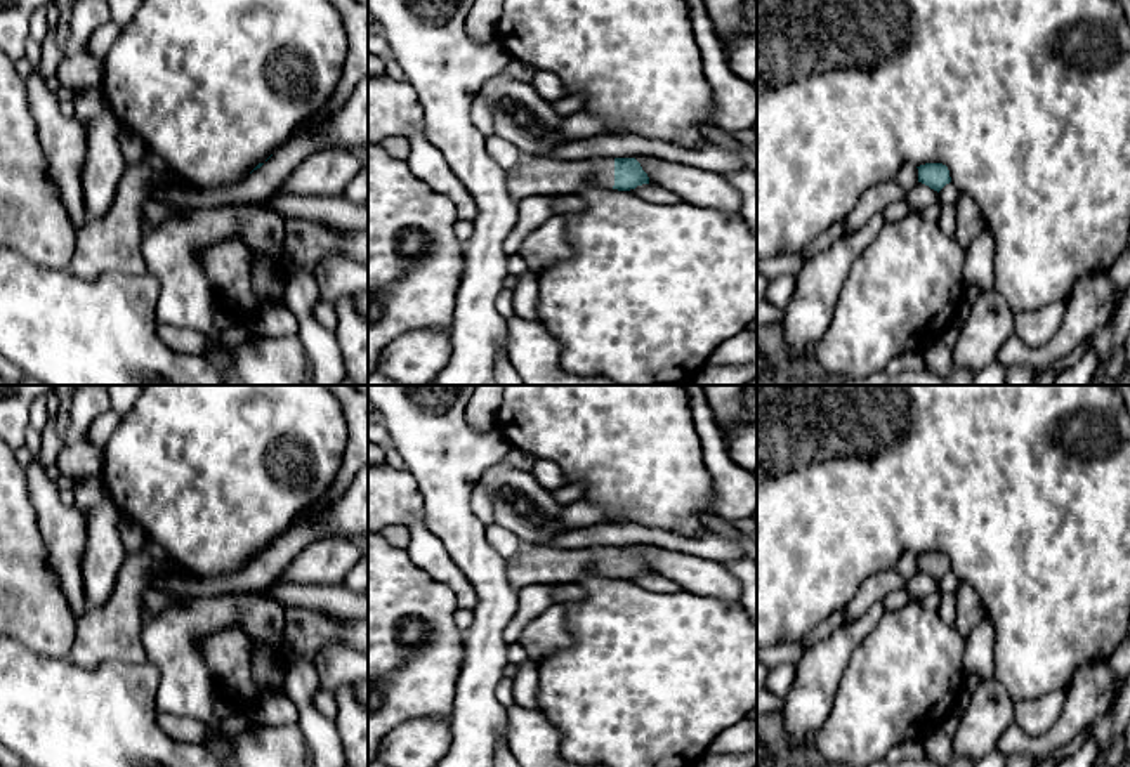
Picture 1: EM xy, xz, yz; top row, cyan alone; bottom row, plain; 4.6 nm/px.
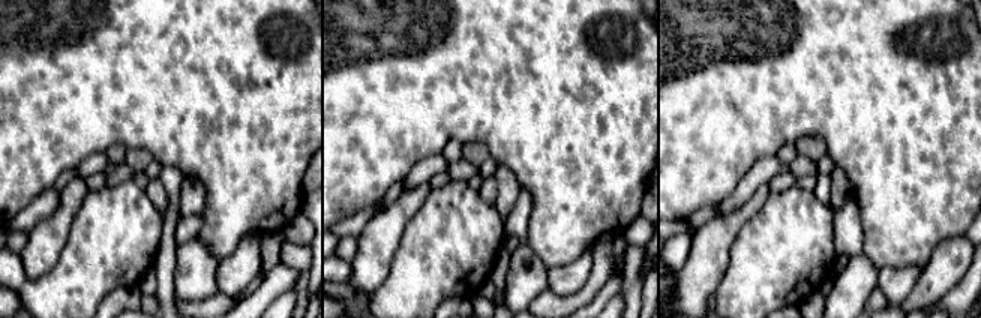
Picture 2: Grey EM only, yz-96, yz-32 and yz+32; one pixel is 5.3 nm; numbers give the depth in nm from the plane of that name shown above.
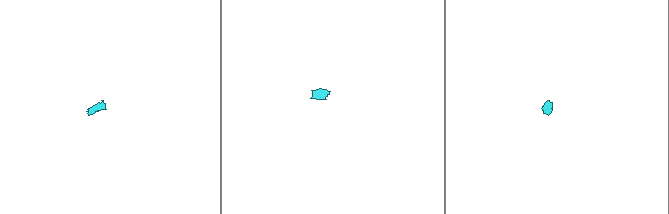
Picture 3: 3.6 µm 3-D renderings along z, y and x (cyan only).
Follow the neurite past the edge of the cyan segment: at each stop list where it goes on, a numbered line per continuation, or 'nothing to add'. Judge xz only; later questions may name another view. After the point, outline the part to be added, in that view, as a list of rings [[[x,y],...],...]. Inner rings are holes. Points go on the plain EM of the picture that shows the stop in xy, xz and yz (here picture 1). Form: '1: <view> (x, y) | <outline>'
1: xz (535, 564) | [[[522,545],[509,560],[509,581],[516,590],[528,585],[575,583],[587,574],[614,574],[614,547],[555,548]]]

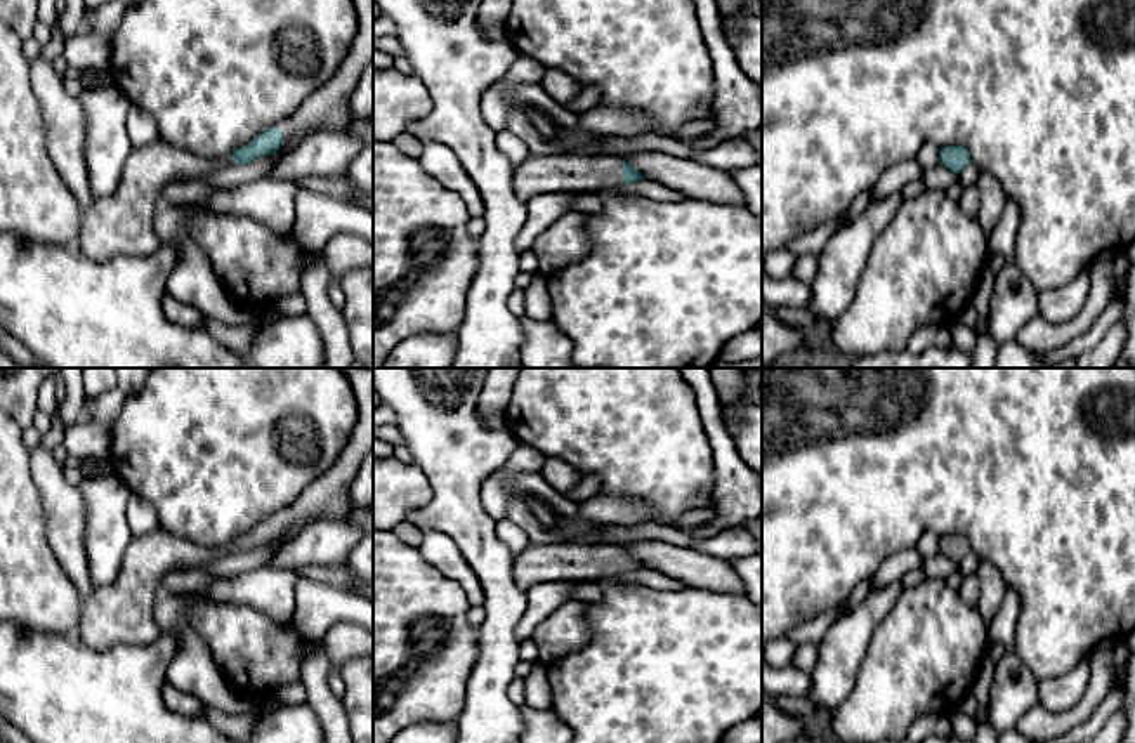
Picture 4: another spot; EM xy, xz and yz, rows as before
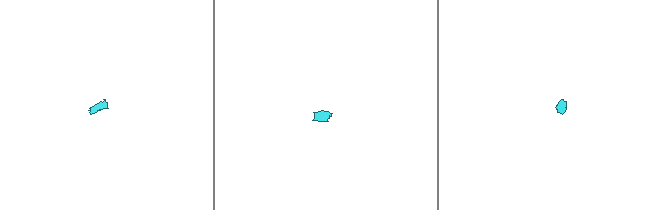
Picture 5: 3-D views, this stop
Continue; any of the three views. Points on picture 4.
1: xy (327, 497) | [[[338,368],[352,387],[358,422],[337,462],[314,479],[295,503],[279,510],[283,531],[323,519],[351,519],[351,484],[370,450],[373,450],[373,368]]]
2: xz (538, 563) | [[[529,543],[514,556],[514,580],[528,590],[536,583],[595,582],[623,573],[623,549],[614,543]]]

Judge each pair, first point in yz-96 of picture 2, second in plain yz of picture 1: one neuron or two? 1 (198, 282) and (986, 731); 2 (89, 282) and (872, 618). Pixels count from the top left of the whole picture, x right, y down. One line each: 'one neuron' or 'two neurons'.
1: one neuron
2: two neurons

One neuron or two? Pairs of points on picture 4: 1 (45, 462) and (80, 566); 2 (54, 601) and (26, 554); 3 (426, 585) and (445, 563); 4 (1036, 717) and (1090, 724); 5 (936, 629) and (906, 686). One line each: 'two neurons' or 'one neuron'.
1: one neuron
2: one neuron
3: two neurons
4: two neurons
5: one neuron

